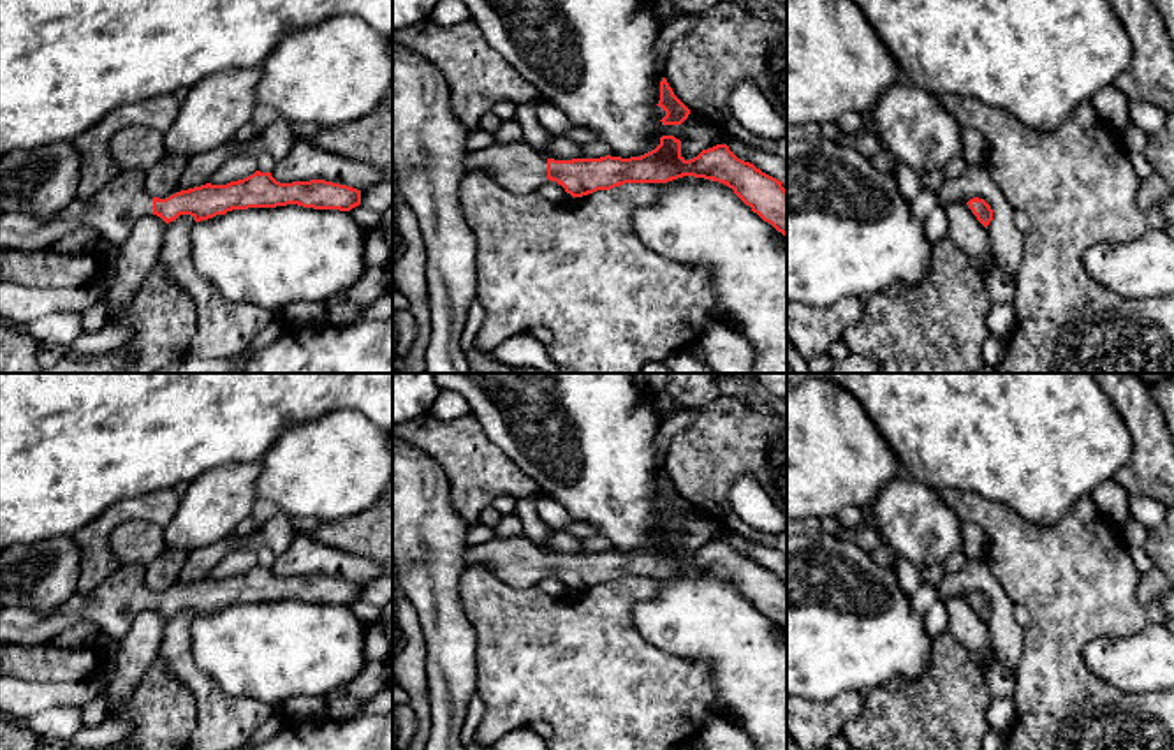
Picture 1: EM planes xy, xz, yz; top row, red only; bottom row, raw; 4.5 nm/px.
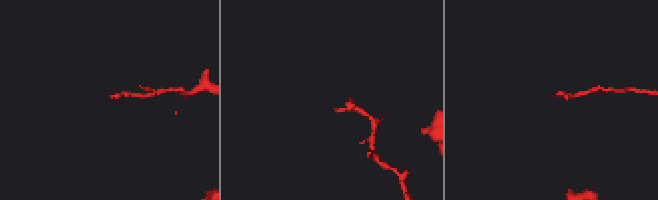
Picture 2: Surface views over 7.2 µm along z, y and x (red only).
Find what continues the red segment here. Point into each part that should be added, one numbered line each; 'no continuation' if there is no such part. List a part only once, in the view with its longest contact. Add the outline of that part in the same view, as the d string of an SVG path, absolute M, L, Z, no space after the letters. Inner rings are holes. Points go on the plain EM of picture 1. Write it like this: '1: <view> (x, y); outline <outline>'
1: xz (518, 562); outline M525 535L491 539L465 551L466 569L484 565L510 588L528 590L547 577L547 553Z

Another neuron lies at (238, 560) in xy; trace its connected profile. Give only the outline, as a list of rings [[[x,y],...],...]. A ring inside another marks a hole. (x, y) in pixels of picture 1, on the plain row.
[[[248,548],[231,549],[218,565],[209,572],[211,579],[227,579],[243,574],[257,565],[257,555]]]

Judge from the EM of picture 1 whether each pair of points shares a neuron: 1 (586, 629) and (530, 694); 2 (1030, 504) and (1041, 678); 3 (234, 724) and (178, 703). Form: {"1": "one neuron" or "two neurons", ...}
{"1": "one neuron", "2": "two neurons", "3": "two neurons"}

